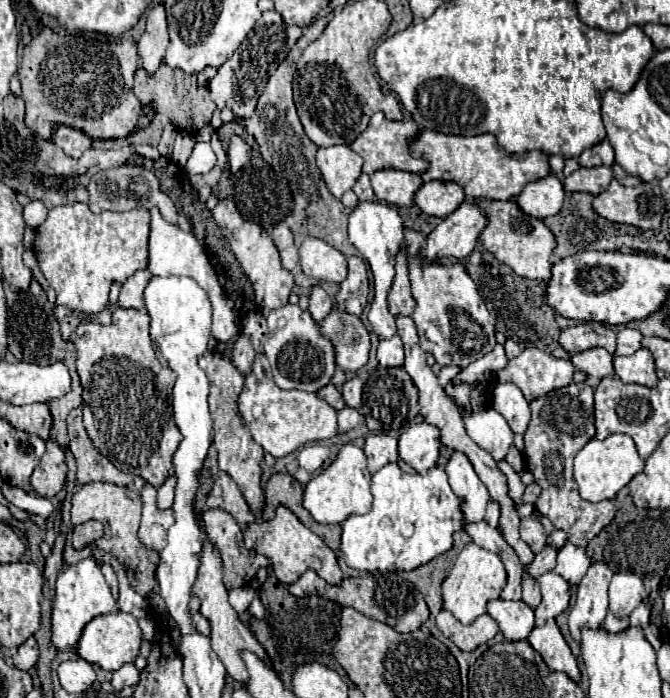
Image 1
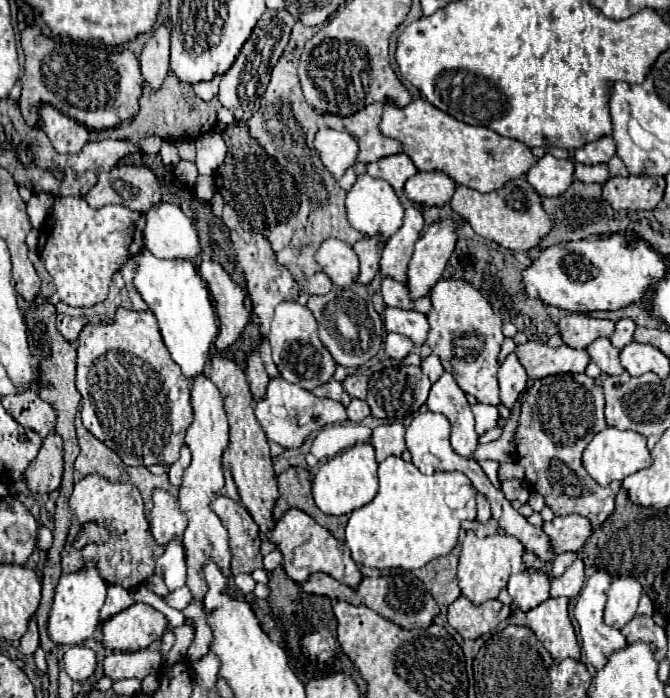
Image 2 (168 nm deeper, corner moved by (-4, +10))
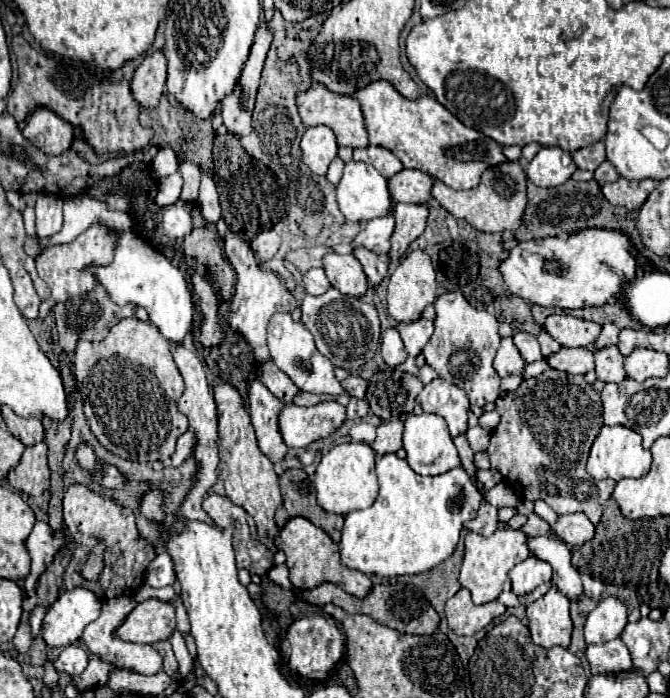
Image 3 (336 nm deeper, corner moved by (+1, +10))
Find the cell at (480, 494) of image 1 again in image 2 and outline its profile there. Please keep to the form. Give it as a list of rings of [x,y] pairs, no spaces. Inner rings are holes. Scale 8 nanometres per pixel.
[[[444,373],[432,385],[426,405],[430,411],[448,417],[452,425],[452,435],[450,435],[452,449],[462,457],[474,459],[478,447],[478,435],[474,431],[474,415],[470,411],[464,391],[456,385],[450,373]]]

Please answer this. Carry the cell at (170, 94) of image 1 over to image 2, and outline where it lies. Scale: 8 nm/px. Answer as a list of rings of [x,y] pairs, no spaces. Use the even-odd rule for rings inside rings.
[[[174,73],[166,75],[166,81],[162,83],[162,89],[154,91],[150,85],[144,83],[142,97],[140,97],[140,113],[136,115],[134,123],[124,129],[106,129],[106,131],[92,131],[90,141],[102,141],[102,139],[130,139],[138,141],[142,137],[158,135],[162,139],[174,141],[178,137],[182,139],[196,139],[216,127],[216,113],[222,107],[222,103],[214,97],[208,103],[198,99],[192,85],[186,85],[184,81],[178,81]]]

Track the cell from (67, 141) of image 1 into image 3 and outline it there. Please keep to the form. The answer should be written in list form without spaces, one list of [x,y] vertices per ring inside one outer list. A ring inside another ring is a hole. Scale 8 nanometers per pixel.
[[[41,107],[37,109],[21,129],[23,137],[37,145],[45,155],[61,155],[71,147],[73,127],[57,117],[53,111]]]

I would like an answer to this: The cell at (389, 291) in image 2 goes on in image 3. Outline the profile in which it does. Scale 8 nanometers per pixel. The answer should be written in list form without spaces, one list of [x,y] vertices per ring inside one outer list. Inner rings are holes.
[[[353,249],[353,255],[359,259],[359,263],[363,265],[363,271],[367,275],[367,279],[377,285],[385,273],[387,273],[387,259],[377,255],[377,253],[369,253],[369,249]]]

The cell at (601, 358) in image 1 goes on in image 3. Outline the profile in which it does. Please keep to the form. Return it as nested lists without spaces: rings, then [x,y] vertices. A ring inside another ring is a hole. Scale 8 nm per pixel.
[[[605,347],[595,351],[595,371],[597,371],[597,379],[603,383],[617,383],[623,381],[625,369],[623,369],[623,361],[625,357],[619,353],[617,347]]]

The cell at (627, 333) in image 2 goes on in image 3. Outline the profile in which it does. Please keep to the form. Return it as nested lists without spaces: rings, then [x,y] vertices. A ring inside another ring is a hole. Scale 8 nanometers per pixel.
[[[607,323],[607,325],[603,325],[603,329],[601,329],[601,333],[599,333],[599,337],[597,337],[597,341],[593,343],[591,349],[597,351],[597,349],[617,345],[617,337],[619,337],[619,329],[613,323]]]

